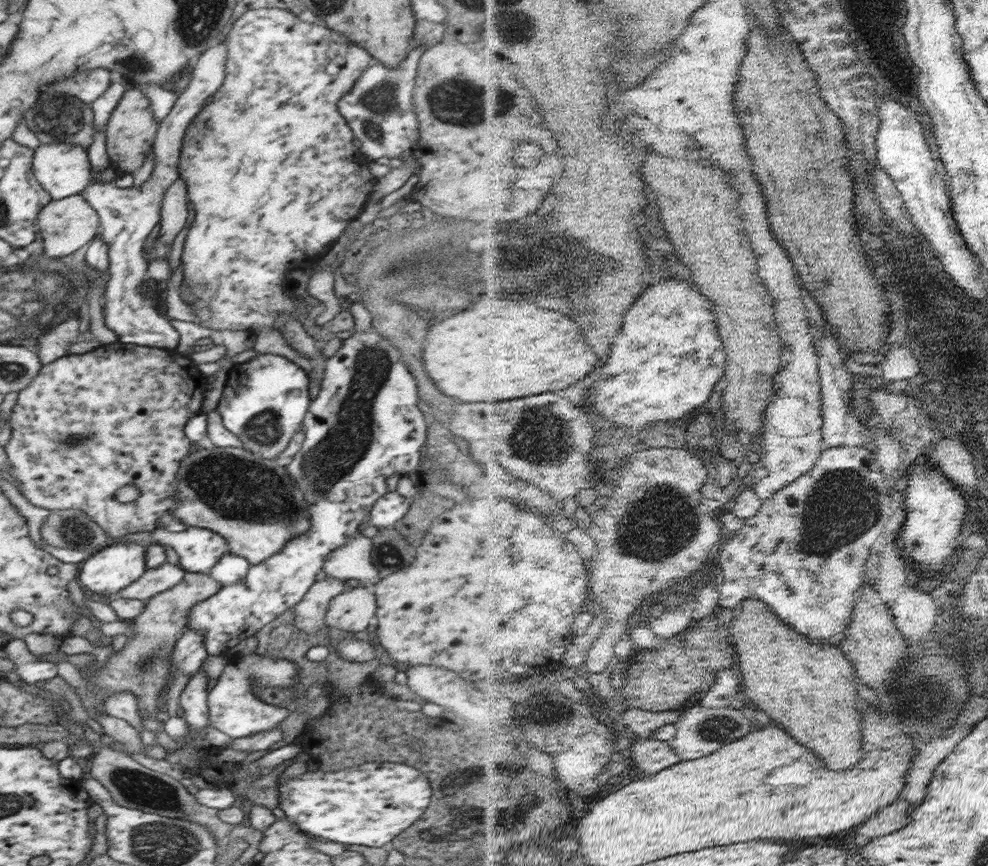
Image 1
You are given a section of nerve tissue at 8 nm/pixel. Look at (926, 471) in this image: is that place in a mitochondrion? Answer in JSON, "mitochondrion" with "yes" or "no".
{"mitochondrion":"no"}

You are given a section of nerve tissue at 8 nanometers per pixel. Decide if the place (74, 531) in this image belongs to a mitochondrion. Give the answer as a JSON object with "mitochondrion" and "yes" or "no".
{"mitochondrion":"yes"}

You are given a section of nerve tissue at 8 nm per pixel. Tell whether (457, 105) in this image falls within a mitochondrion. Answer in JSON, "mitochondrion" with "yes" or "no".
{"mitochondrion":"yes"}

